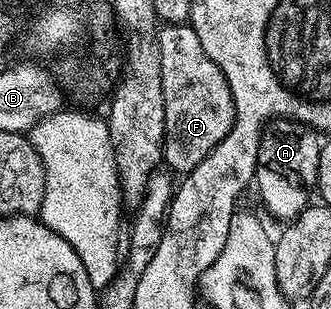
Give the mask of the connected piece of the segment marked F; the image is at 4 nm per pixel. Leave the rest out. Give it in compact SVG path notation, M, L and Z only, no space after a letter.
M188 23L162 24L157 30L159 63L162 65L162 89L164 110L166 112L166 131L164 144L164 164L169 164L170 170L175 169L179 175L184 175L199 167L207 155L231 131L237 118L235 103L231 99L231 87L227 87L227 79L223 71L203 51L203 43L199 43L199 35L195 35L193 26Z

